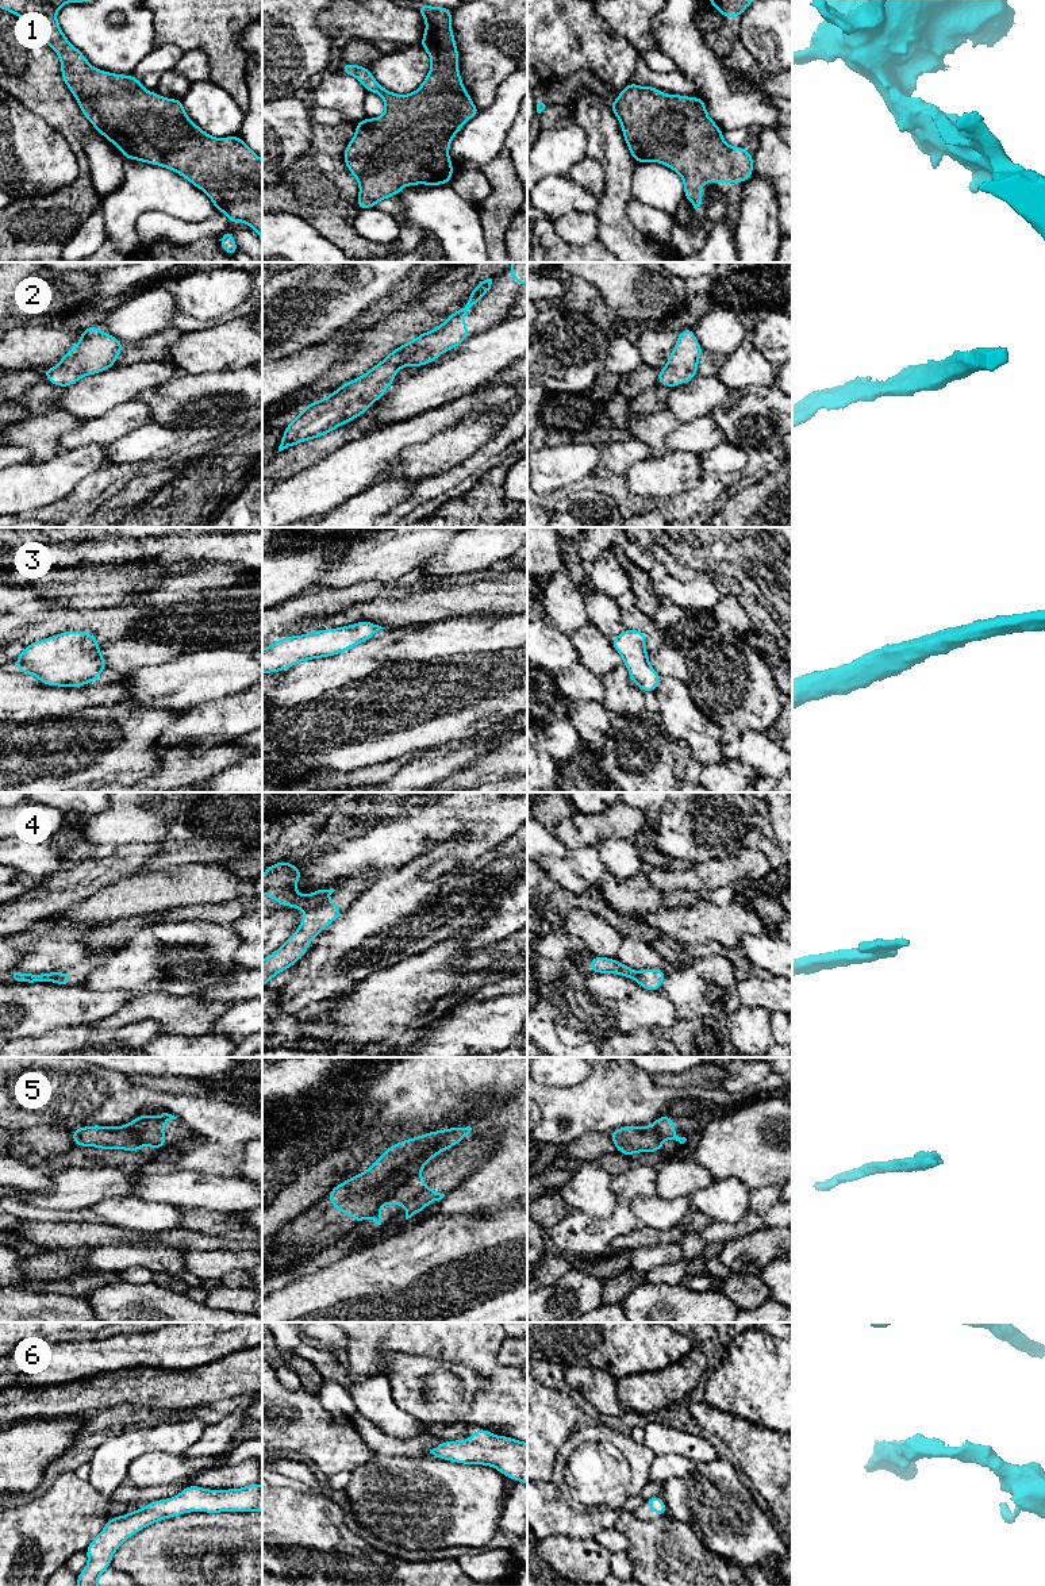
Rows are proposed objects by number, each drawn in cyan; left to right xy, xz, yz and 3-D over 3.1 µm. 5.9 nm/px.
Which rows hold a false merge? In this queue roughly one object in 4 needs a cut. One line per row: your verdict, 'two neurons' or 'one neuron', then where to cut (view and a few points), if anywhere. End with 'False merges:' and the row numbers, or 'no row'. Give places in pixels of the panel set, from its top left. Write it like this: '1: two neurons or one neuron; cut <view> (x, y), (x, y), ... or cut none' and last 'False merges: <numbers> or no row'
1: one neuron; cut none
2: one neuron; cut none
3: one neuron; cut none
4: two neurons; cut xz (327, 901), (307, 911)
5: two neurons; cut xz (419, 1170), (395, 1187), (369, 1216)
6: one neuron; cut none
False merges: 4, 5

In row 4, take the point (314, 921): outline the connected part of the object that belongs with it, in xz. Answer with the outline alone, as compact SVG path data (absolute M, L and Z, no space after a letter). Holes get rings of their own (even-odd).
M324 902L306 913L299 929L272 955L262 960L262 987L277 974L292 967L307 952L310 942L343 911L333 902Z

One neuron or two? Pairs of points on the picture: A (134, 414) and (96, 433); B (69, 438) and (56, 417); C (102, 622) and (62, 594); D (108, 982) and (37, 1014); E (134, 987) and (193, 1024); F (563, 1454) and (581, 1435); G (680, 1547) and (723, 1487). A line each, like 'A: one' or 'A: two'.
A: one
B: two
C: two
D: two
E: two
F: one
G: two

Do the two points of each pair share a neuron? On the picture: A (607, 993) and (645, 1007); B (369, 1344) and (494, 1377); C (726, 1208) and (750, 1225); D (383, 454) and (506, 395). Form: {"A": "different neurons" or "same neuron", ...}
{"A": "same neuron", "B": "same neuron", "C": "different neurons", "D": "same neuron"}

